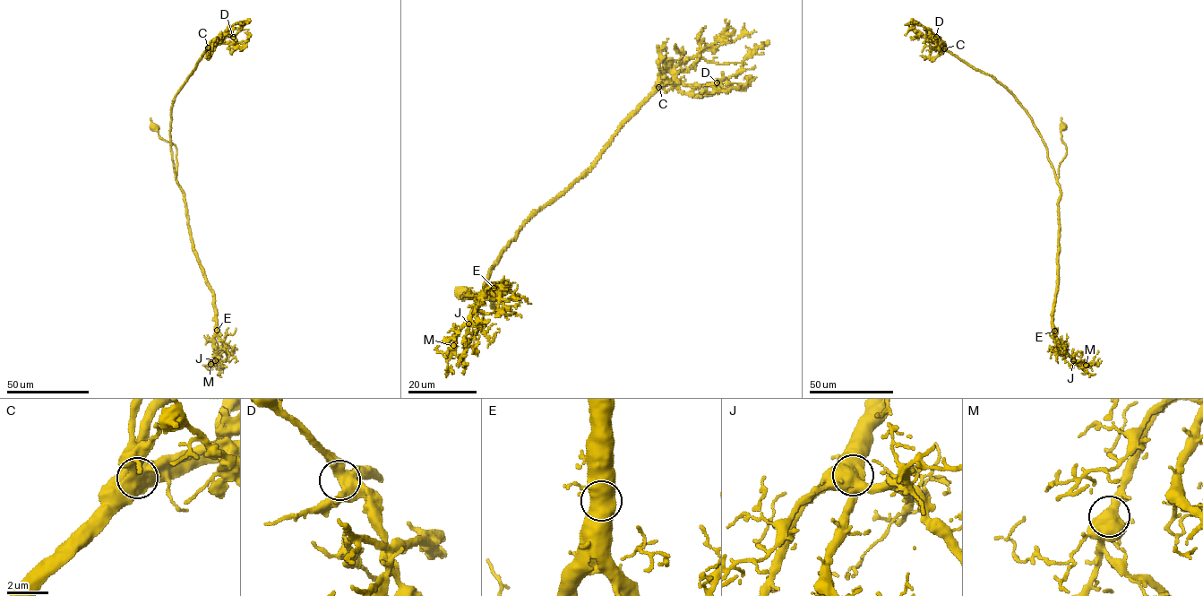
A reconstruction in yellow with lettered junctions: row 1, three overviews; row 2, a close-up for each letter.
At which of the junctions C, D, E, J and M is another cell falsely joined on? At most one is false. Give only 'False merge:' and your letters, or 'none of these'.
False merge: C

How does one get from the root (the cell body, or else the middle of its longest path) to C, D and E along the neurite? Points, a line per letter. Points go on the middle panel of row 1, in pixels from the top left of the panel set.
C: (465, 293), (485, 297), (495, 307), (485, 287), (502, 252), (532, 216), (588, 169), (626, 116), (658, 87)
D: (465, 293), (495, 307), (485, 287), (502, 252), (588, 169), (641, 104), (669, 83), (717, 82)
E: (465, 293), (494, 308), (491, 291), (483, 292), (502, 292), (494, 288)

